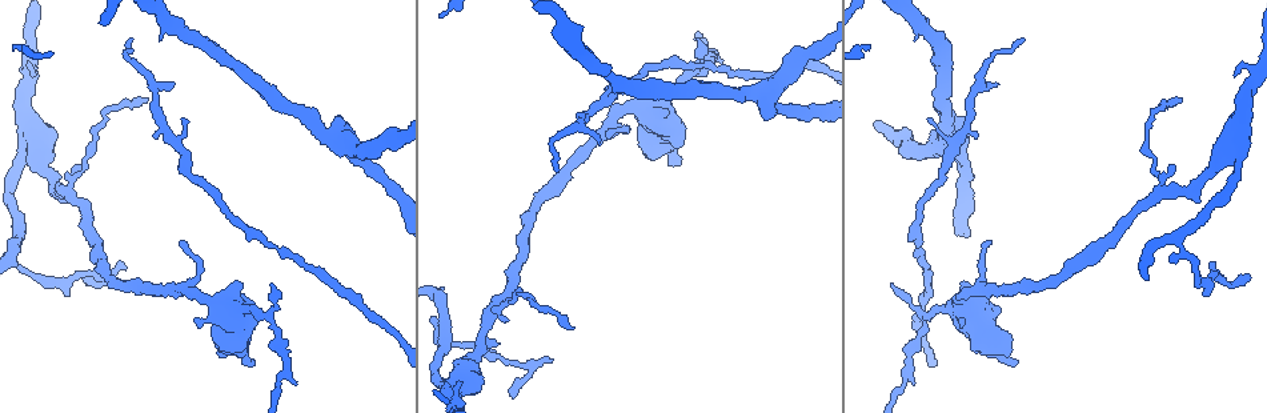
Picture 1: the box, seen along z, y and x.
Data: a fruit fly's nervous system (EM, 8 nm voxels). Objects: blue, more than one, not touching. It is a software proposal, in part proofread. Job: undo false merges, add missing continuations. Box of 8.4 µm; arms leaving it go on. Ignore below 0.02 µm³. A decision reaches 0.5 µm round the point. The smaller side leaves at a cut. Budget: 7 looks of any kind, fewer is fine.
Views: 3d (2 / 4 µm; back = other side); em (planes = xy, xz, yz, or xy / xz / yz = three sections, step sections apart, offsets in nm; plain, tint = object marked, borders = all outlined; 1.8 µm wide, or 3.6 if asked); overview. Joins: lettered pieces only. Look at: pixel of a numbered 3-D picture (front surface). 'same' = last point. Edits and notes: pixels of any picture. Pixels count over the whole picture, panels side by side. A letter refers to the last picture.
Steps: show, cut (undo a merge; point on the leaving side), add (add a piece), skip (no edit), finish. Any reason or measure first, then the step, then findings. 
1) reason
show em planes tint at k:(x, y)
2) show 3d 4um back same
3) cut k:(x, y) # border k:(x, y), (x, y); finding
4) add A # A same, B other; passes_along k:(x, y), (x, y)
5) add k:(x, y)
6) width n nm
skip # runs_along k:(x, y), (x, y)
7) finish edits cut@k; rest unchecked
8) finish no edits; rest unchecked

thin neck
show 3d 2um at 1:(697, 72)

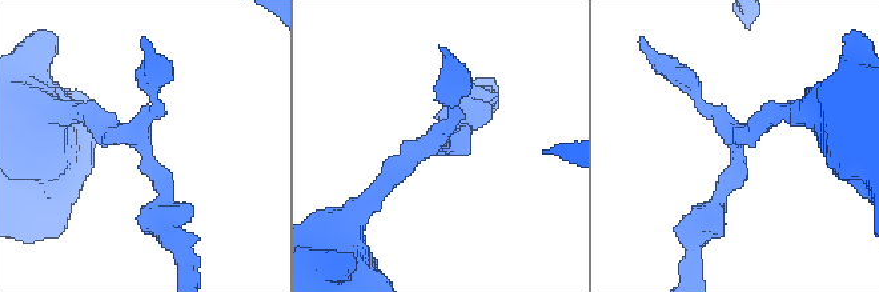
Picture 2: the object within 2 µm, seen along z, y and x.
show em planes borders at 2:(443, 147)

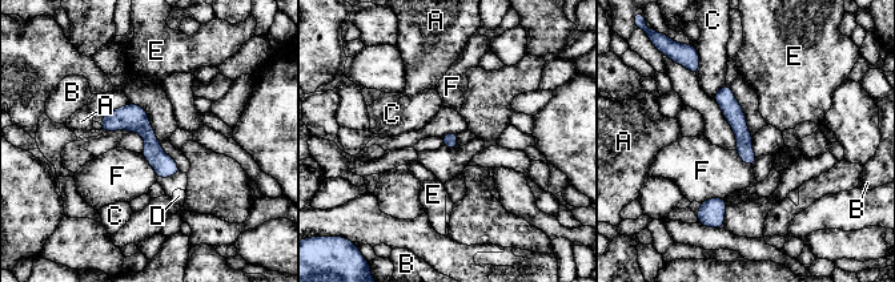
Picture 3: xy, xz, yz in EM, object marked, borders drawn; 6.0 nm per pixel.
skip # A other, B other, C other, D other, E other, F other; runs_along 3:(104, 123), (135, 123), (175, 169); all the same neuron

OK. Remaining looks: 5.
an open end
show 3d 4um at 1:(174, 82)

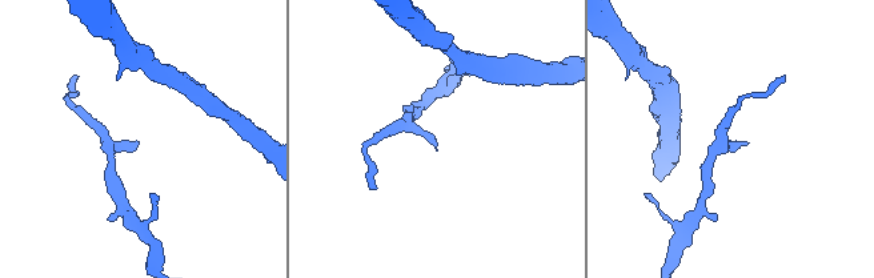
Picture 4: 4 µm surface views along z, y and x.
show em xz step 16 borders at 4:(436, 149)

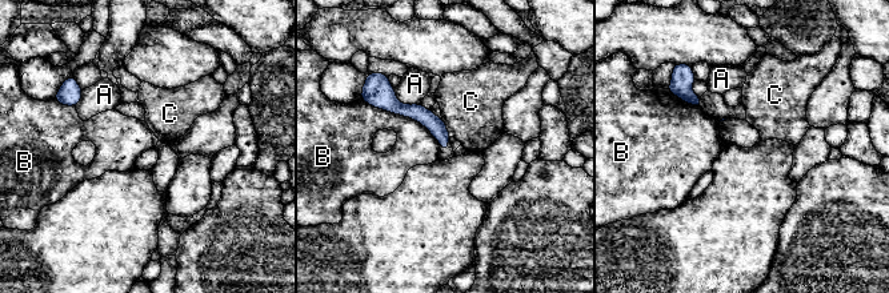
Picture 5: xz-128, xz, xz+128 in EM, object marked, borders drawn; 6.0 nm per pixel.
skip # A other, B other, C other; none of them fits

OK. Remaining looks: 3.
sharp bend
show em yz step 16 tint at 1:(1165, 188)

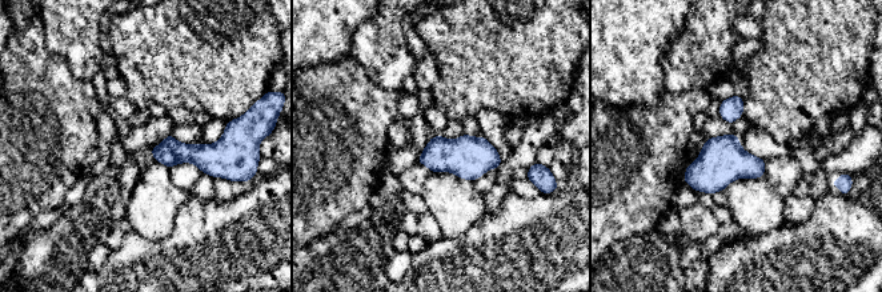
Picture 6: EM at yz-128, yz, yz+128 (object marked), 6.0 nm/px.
show em planes borders same

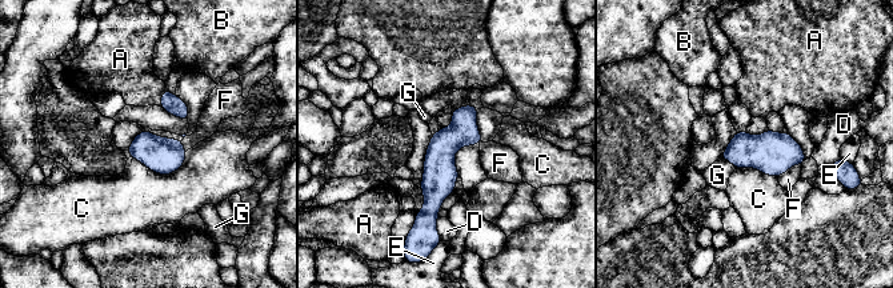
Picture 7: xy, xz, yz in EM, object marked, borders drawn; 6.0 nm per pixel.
width 190 nm
skip # A other, B other, C other, D other, E other, F other, G other; runs_along 7:(471, 108), (440, 152), (432, 222); all the same neuron

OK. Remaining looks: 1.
finish no edits; rest unchecked

